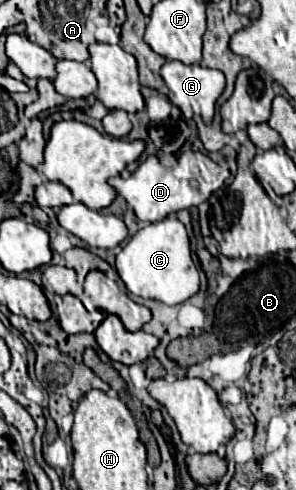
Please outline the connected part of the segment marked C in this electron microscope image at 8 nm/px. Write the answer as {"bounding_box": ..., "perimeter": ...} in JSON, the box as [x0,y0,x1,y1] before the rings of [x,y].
{"bounding_box":[115,216,199,306],"perimeter":[[[173,216],[161,222],[153,222],[141,228],[133,238],[129,238],[129,242],[117,254],[115,268],[127,290],[145,300],[157,300],[167,306],[177,306],[199,292],[199,272],[191,258],[187,230]]]}

